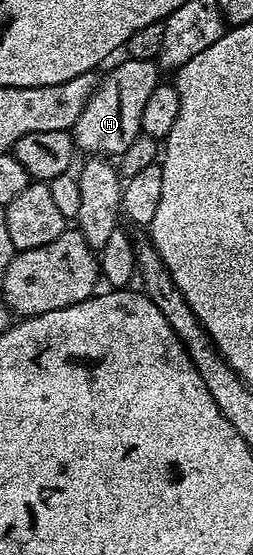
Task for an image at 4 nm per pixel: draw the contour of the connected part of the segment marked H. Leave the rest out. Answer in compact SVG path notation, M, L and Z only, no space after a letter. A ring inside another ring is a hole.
M152 59L149 60L125 60L122 64L117 64L105 77L96 81L93 92L87 98L87 102L83 106L83 112L79 114L79 118L75 121L71 129L73 143L78 149L81 148L85 154L100 154L105 158L120 157L123 150L127 150L127 146L131 146L131 142L135 142L137 136L142 135L141 119L143 118L143 102L147 102L147 98L151 94L151 90L155 90L155 86L159 82L159 68Z

